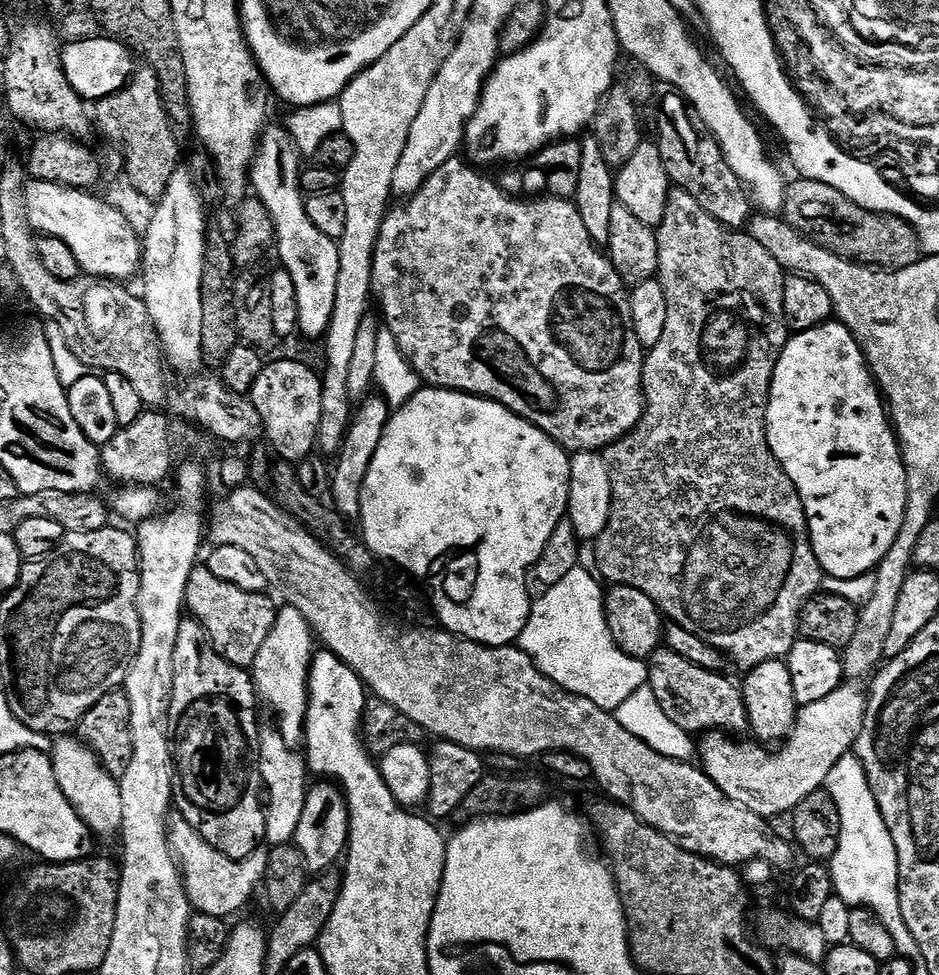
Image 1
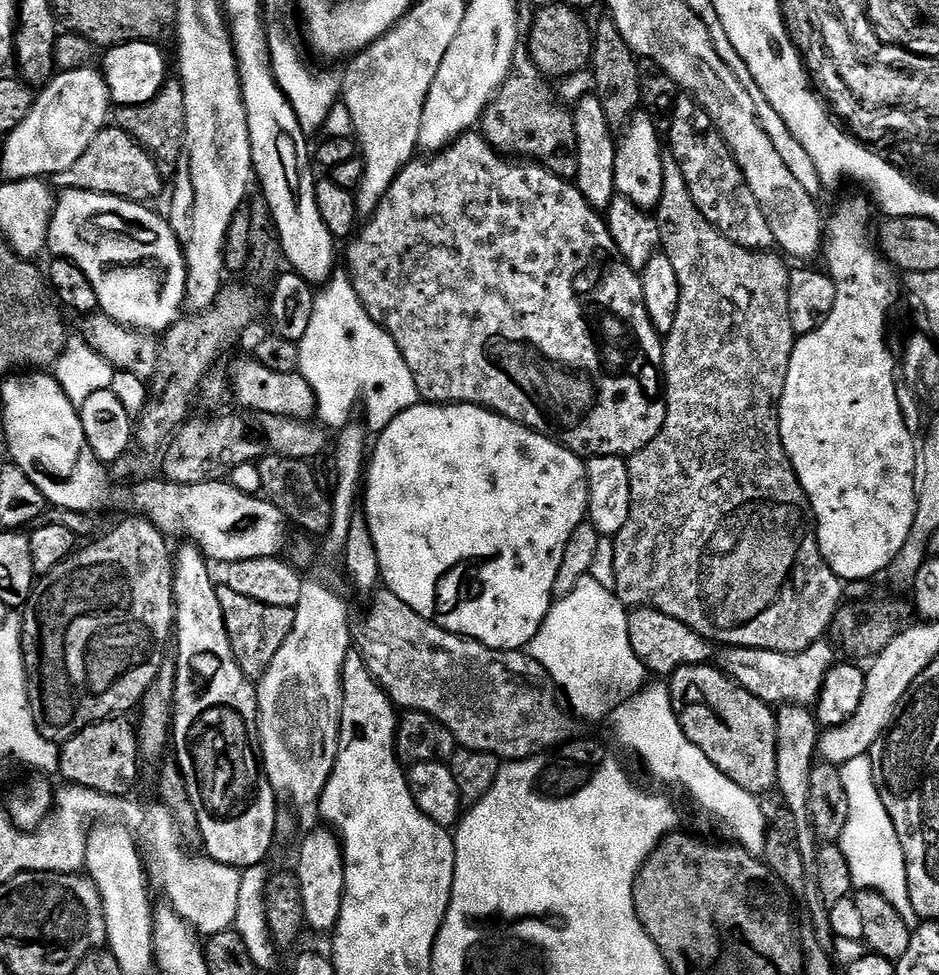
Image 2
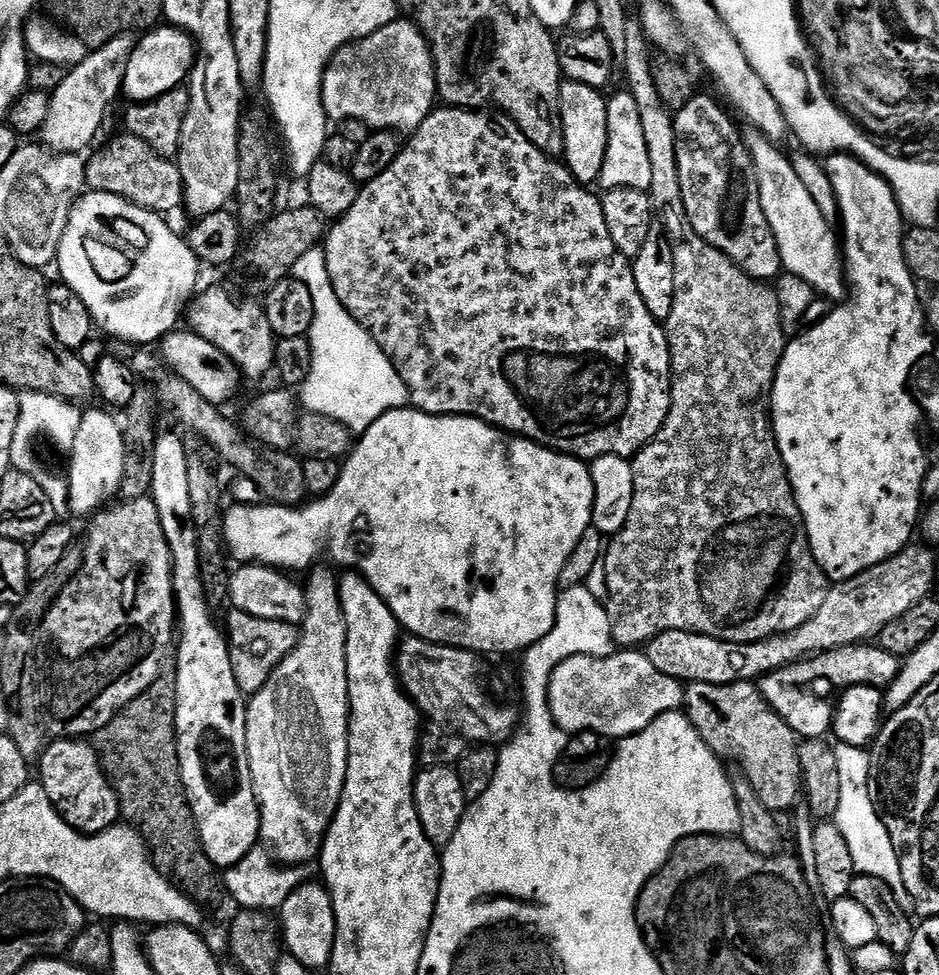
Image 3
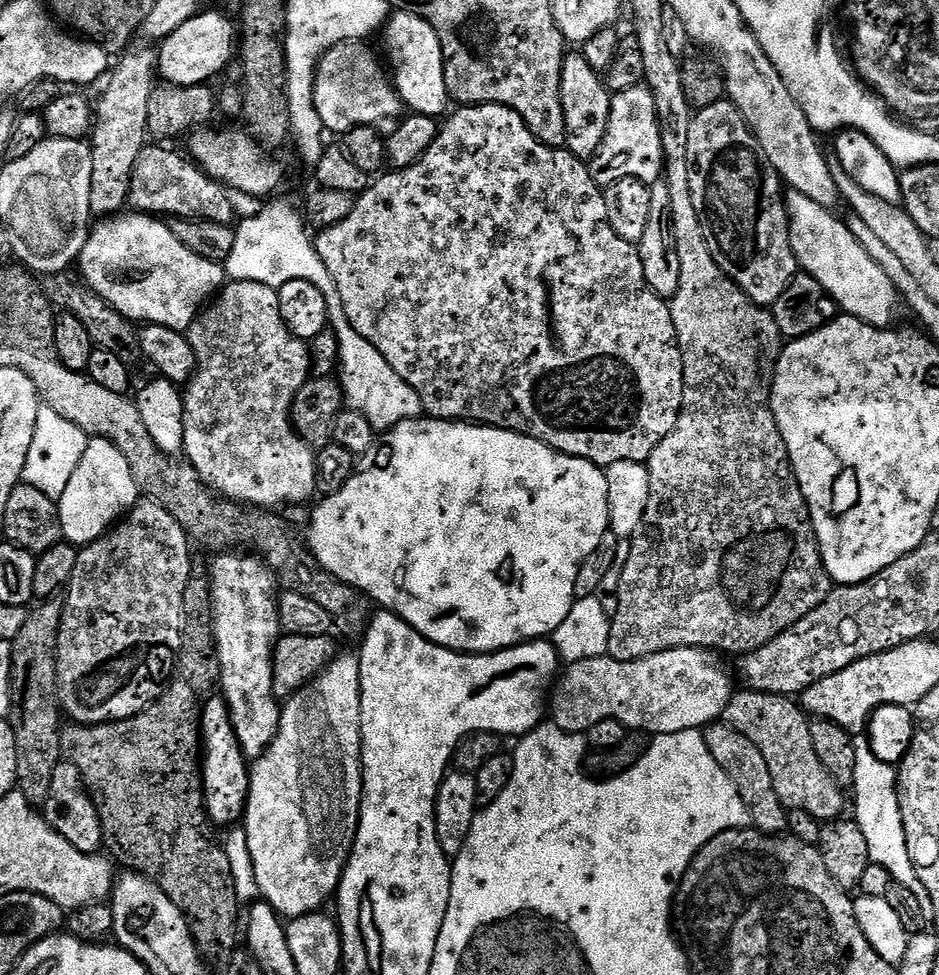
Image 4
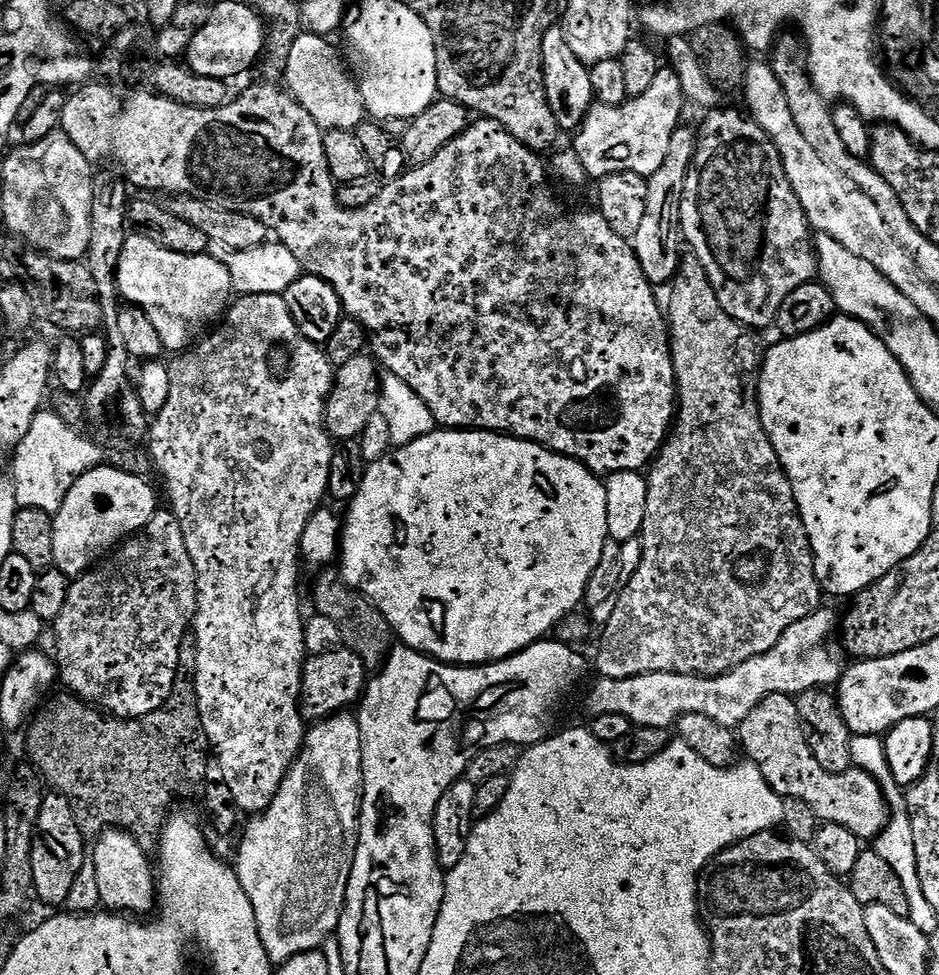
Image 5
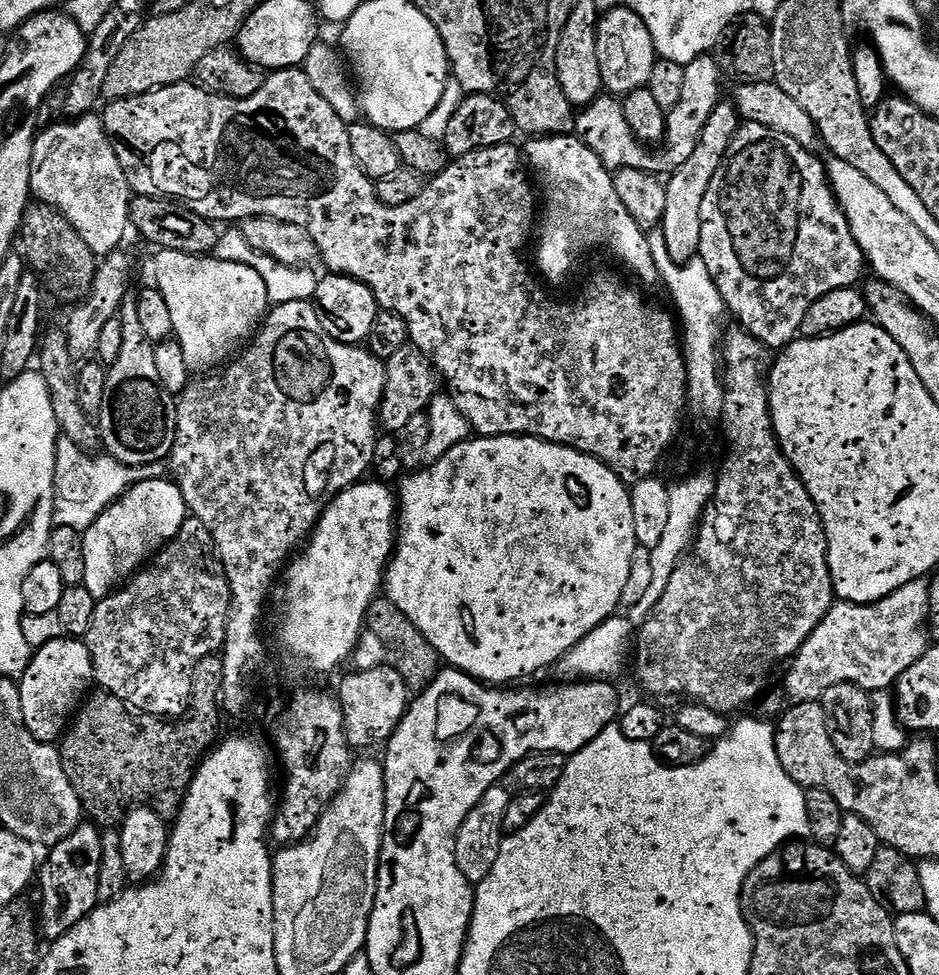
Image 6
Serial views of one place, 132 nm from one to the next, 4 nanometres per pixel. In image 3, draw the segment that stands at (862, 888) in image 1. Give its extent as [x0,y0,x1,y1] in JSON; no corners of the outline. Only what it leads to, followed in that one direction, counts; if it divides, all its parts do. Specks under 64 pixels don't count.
[834,748,903,888]

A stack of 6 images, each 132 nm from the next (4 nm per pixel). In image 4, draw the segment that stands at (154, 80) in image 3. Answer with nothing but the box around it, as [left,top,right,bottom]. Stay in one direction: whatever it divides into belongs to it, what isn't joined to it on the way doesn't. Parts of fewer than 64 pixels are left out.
[157,12,238,85]

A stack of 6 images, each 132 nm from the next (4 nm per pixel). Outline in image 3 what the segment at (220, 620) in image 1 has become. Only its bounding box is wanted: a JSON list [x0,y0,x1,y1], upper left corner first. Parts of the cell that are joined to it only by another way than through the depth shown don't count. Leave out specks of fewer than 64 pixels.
[226,610,301,697]

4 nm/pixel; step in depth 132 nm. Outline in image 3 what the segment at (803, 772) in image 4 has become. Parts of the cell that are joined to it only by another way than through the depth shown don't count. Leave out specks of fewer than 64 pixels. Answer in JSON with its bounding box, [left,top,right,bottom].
[686,683,805,814]

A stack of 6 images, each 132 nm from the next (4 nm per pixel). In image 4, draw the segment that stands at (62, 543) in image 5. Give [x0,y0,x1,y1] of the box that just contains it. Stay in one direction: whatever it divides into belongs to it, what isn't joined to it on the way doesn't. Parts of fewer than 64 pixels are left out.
[57,437,140,548]

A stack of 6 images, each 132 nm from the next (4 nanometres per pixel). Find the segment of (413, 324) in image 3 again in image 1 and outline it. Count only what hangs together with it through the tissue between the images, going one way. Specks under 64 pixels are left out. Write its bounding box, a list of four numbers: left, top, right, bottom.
[371,158,646,454]

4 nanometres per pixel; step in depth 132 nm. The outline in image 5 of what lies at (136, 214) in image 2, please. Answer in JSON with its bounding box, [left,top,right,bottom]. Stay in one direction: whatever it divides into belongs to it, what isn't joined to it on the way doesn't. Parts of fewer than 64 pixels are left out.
[115,234,234,350]

